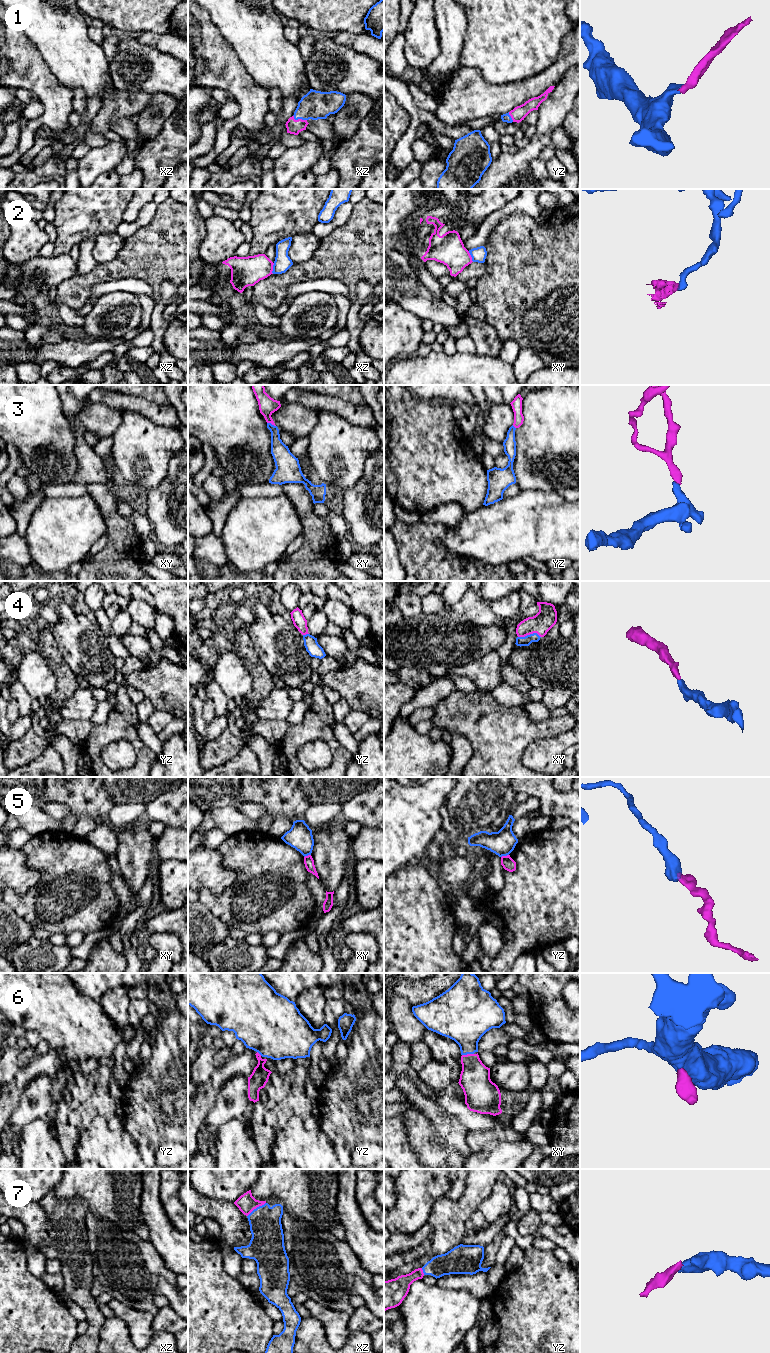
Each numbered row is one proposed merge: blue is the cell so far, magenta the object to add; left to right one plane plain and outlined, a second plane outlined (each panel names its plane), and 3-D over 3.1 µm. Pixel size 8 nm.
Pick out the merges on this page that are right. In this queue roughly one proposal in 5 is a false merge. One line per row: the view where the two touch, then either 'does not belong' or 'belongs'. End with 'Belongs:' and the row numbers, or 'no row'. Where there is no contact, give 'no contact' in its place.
1: xz | belongs
2: xz | does not belong
3: xy | belongs
4: xy | belongs
5: yz | does not belong
6: xy | belongs
7: xz | belongs
Belongs: 1, 3, 4, 6, 7

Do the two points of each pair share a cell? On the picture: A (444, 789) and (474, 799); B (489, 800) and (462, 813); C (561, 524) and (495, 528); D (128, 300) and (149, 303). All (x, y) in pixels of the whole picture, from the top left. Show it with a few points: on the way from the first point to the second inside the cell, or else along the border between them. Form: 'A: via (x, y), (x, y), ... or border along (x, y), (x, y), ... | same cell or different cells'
A: border along (454, 787), (447, 804) | different cells
B: via (482, 800), (477, 800), (469, 808) | same cell
C: via (545, 524), (537, 517), (528, 525), (511, 528) | same cell
D: border along (136, 295), (141, 306), (140, 325) | different cells

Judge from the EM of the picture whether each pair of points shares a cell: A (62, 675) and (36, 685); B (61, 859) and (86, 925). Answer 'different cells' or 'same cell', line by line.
A: same cell
B: same cell

